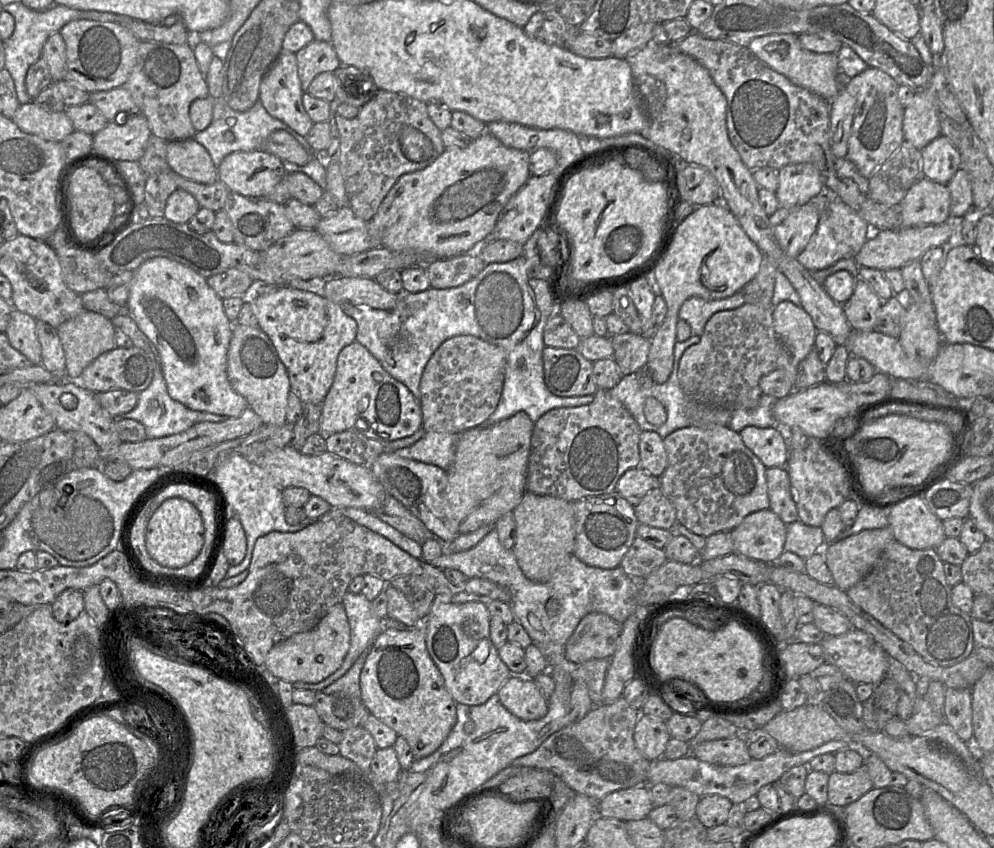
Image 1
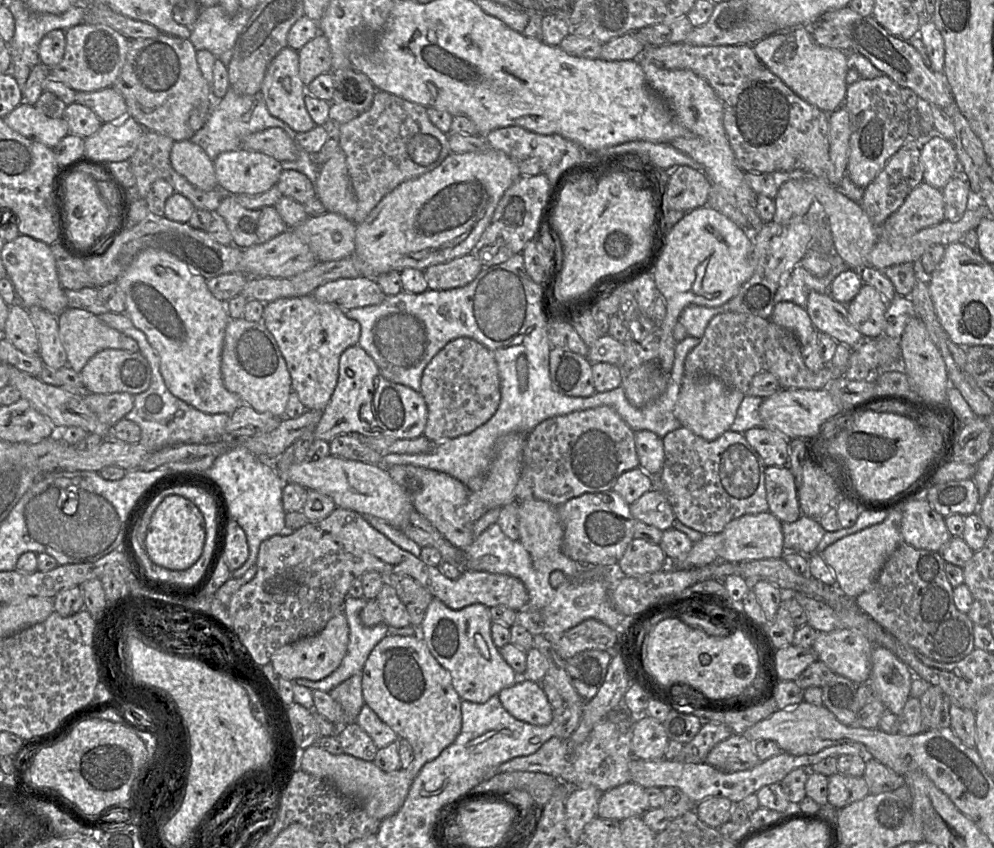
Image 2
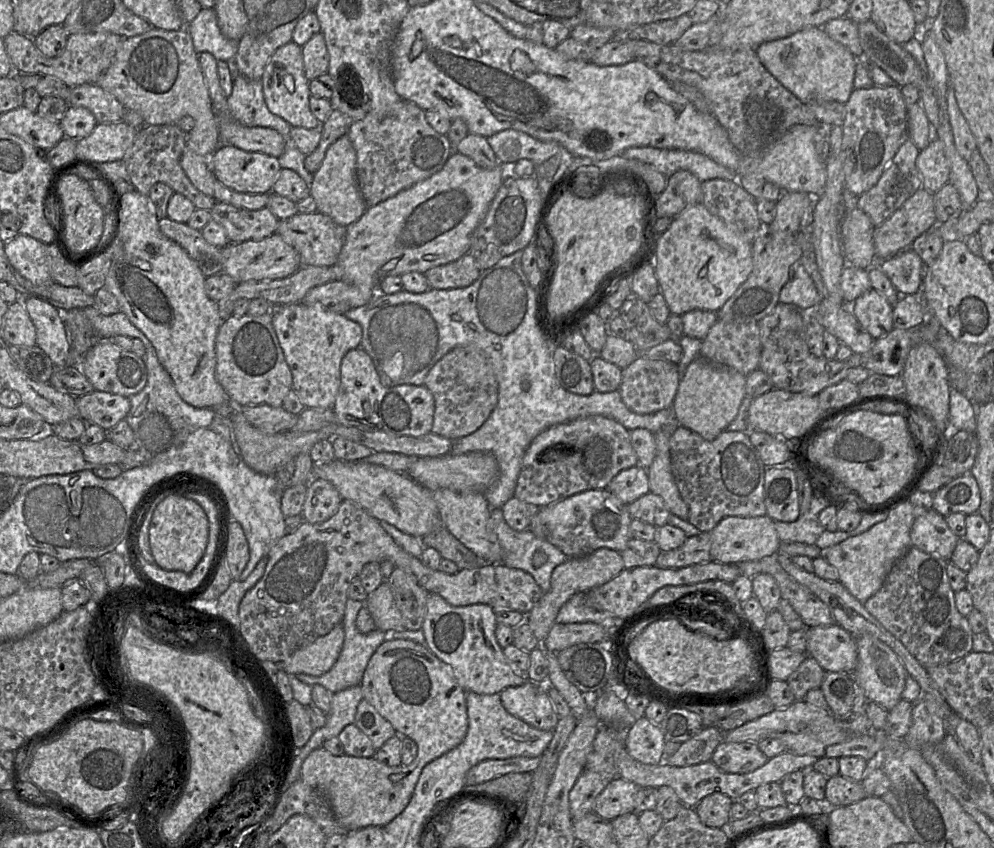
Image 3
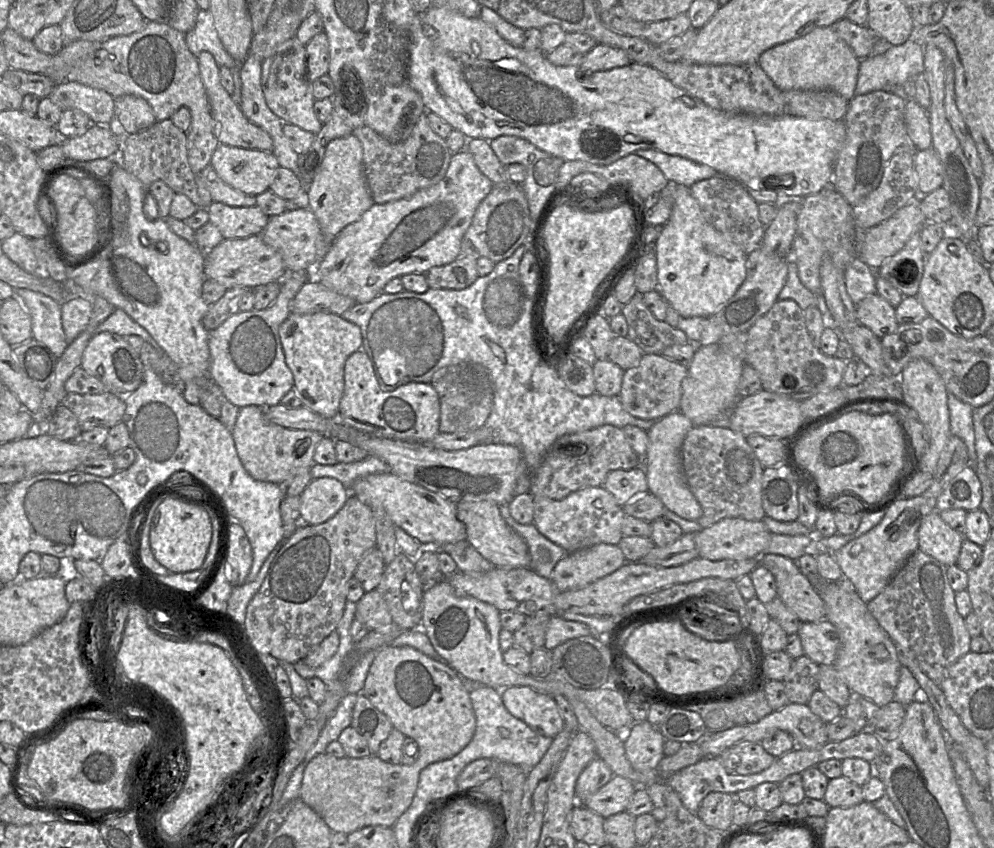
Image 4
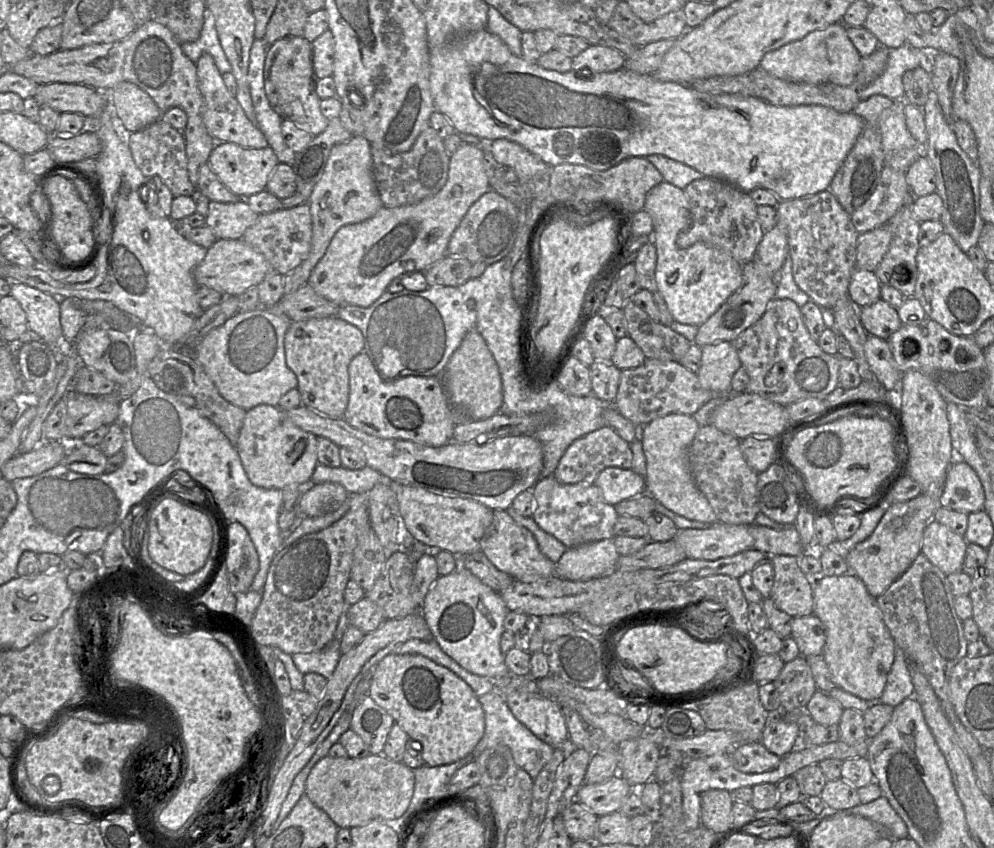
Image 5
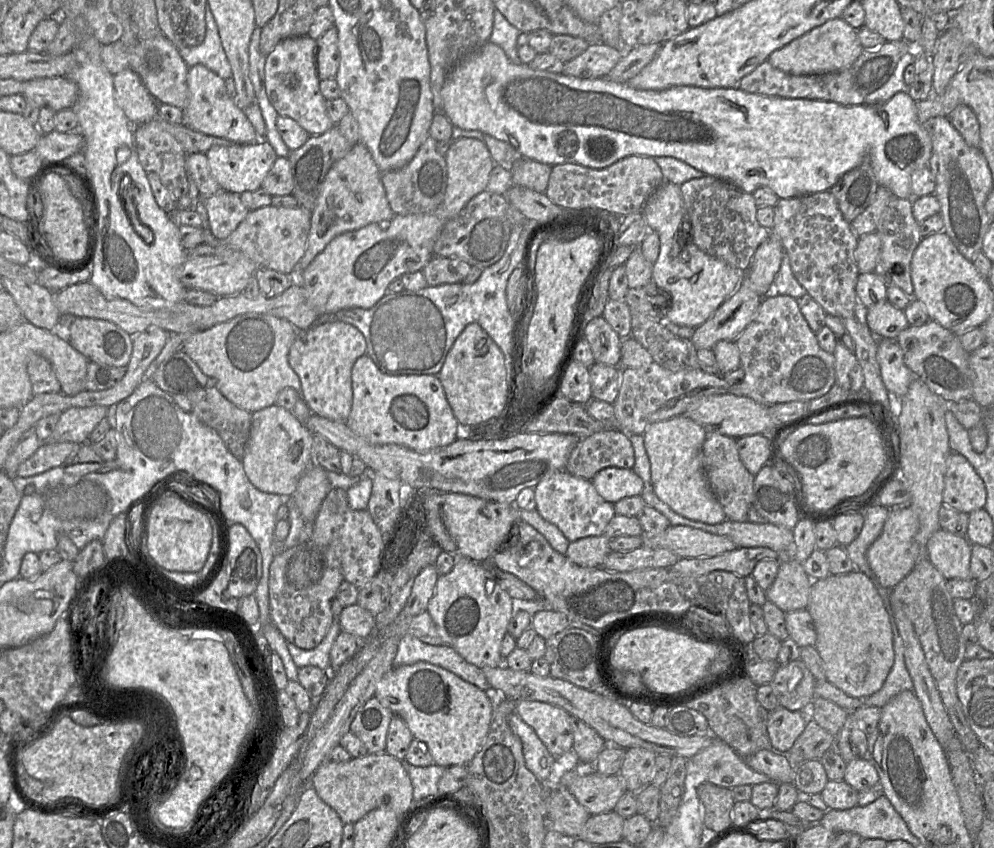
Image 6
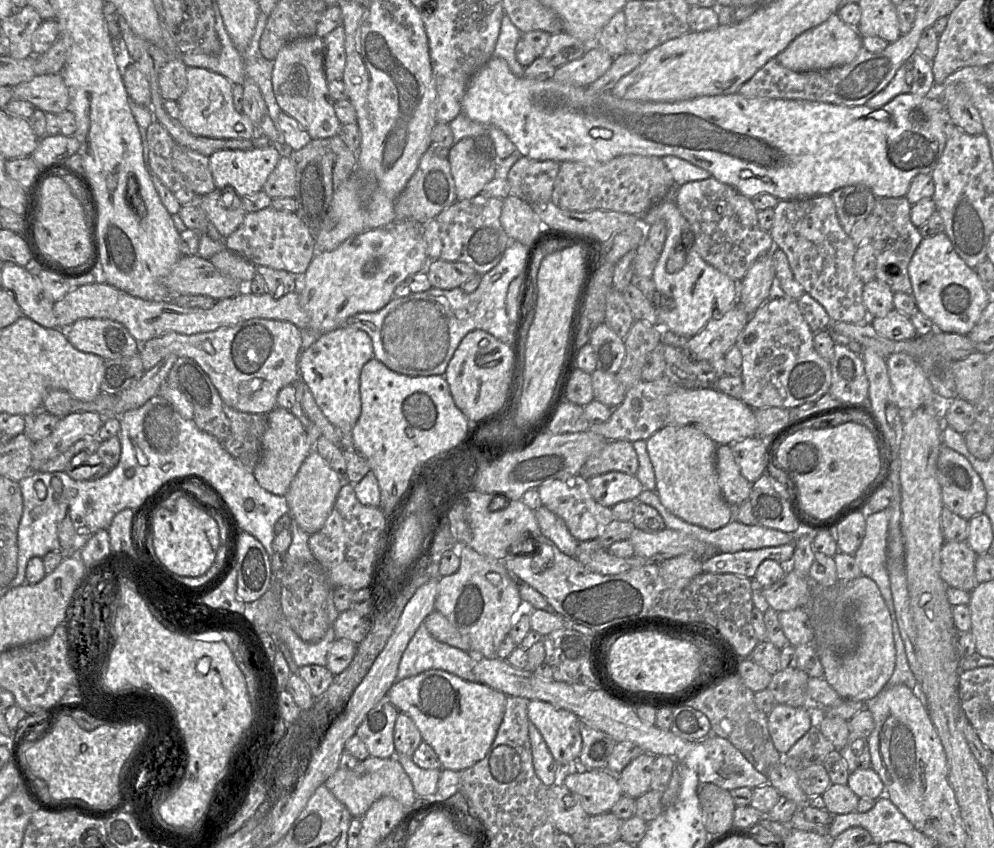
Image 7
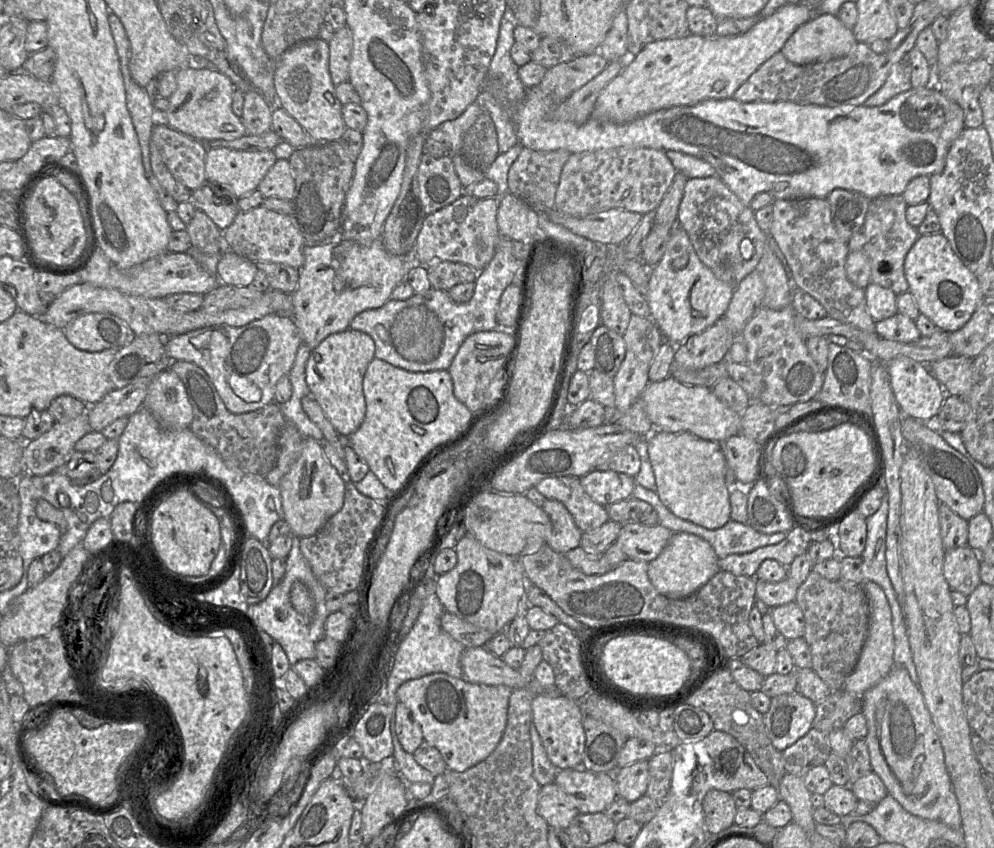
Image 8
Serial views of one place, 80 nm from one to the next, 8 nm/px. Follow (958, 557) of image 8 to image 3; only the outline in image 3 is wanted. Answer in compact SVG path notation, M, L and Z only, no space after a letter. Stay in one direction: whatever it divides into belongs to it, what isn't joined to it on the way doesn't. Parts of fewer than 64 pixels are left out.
M932 508L918 515L910 531L911 545L949 561L960 539L949 528L945 517Z

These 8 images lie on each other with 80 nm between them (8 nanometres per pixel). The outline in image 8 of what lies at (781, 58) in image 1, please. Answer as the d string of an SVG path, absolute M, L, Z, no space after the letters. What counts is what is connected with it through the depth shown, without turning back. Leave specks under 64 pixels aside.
M815 14L789 37L781 52L791 63L805 65L843 57L849 54L857 43L852 28L844 25L836 15Z

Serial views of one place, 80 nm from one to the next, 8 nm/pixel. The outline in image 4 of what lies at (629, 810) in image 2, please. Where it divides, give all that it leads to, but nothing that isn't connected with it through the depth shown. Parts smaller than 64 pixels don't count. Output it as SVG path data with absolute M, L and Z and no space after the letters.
M613 775L608 783L580 804L607 818L626 811L637 787L629 779Z

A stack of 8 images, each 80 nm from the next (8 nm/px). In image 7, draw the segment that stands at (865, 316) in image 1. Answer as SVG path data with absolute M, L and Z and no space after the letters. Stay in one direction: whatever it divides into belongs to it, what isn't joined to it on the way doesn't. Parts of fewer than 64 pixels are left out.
M895 308L883 317L870 317L870 324L879 335L893 341L913 339L918 335L910 317Z

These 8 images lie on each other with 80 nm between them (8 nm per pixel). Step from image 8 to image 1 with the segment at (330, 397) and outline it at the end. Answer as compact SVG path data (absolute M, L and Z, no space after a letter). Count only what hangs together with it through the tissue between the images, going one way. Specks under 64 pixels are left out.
M256 286L250 298L256 310L258 327L270 338L287 370L290 391L302 402L321 405L333 383L339 352L355 341L356 321L344 313L341 305L324 297L318 288L301 290L290 286Z

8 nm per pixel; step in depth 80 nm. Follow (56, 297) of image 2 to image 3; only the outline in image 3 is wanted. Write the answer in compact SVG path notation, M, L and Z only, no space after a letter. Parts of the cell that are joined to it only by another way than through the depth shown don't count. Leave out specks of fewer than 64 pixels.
M18 234L4 244L4 252L13 268L35 285L53 282L47 265L47 244Z

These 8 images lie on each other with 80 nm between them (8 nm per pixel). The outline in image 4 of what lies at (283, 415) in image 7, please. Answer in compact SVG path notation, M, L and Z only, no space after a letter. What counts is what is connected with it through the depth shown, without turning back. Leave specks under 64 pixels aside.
M255 405L239 409L232 430L236 451L248 474L255 480L280 484L299 470L310 469L317 444L325 436L317 431L289 429L270 422L264 408Z

